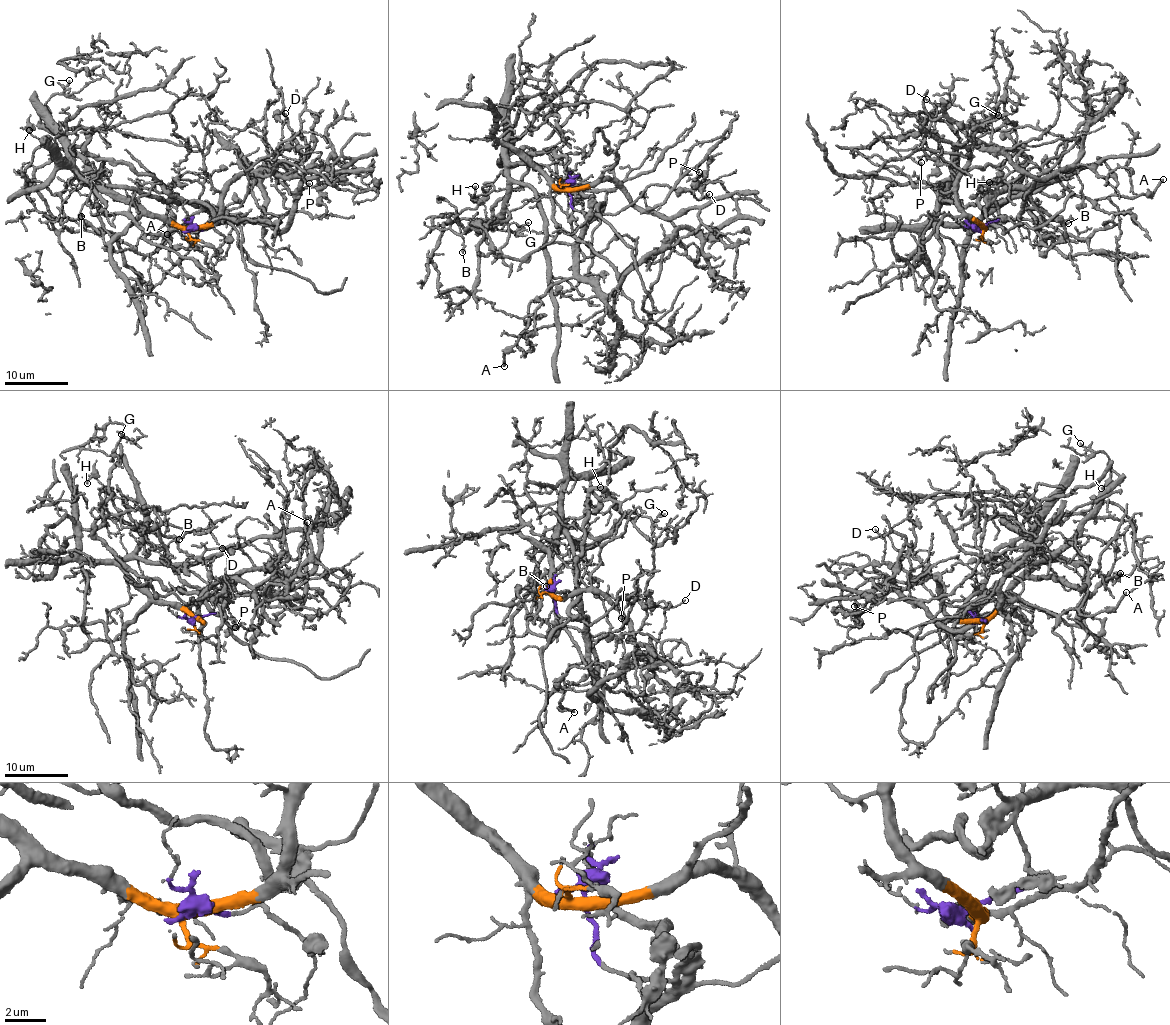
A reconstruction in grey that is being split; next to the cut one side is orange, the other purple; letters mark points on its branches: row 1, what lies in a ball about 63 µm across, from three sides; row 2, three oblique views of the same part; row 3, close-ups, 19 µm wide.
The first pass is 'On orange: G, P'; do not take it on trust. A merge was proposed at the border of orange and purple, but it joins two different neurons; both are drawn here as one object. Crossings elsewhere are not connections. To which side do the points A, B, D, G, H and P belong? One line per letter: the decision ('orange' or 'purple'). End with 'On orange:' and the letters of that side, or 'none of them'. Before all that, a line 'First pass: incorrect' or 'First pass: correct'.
First pass: correct
A: purple
B: purple
D: purple
G: orange
H: purple
P: orange
On orange: G, P

